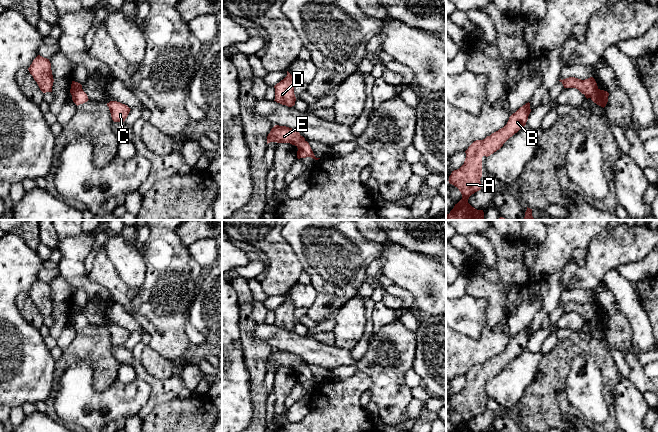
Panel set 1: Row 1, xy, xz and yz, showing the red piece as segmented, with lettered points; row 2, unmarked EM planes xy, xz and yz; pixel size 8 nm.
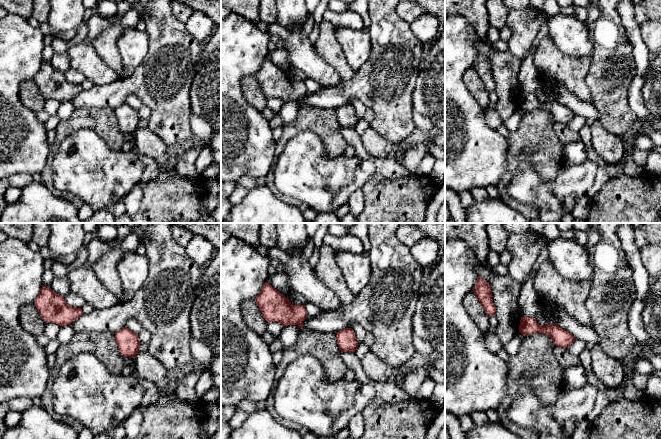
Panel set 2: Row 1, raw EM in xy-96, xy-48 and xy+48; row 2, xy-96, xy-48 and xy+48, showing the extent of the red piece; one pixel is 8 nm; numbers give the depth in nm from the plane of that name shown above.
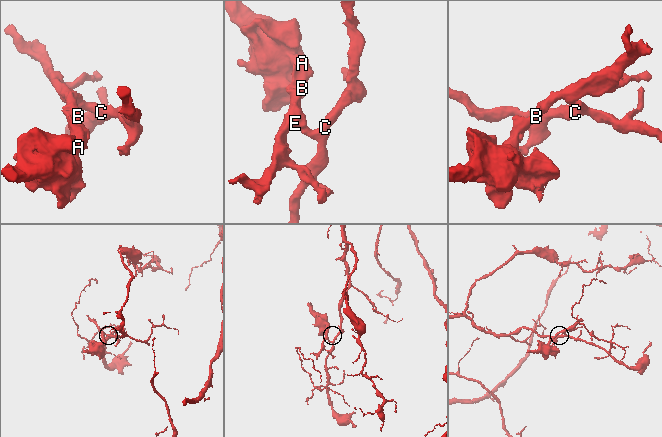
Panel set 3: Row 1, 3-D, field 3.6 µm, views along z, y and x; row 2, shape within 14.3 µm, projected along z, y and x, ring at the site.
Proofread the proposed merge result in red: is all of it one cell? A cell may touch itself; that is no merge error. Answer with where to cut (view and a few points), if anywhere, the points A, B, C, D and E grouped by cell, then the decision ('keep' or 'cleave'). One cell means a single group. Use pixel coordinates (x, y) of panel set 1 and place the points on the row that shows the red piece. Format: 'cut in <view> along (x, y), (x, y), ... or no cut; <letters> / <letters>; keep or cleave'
cut in xy along (81, 87), (72, 95); A B D E / C; cleave

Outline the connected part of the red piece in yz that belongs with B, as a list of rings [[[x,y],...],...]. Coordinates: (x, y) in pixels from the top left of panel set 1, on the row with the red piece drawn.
[[[526,103],[513,113],[507,124],[483,140],[474,141],[465,151],[464,164],[452,171],[449,183],[459,189],[462,199],[446,215],[446,220],[484,220],[483,210],[477,210],[468,203],[469,197],[481,189],[482,157],[490,156],[526,125],[531,112],[530,103]]]

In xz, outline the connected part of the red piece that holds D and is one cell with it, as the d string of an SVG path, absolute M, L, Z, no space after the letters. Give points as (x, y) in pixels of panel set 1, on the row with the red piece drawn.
M287 71L287 76L277 83L275 88L275 100L277 103L292 107L295 105L296 97L294 94L295 81L293 76Z

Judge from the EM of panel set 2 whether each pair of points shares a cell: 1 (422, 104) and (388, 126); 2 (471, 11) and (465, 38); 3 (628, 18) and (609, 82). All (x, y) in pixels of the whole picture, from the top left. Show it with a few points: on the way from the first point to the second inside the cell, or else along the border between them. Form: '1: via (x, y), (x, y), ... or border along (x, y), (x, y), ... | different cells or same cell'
1: border along (415, 86), (412, 92), (412, 109) | different cells
2: border along (455, 14), (460, 15), (473, 28), (482, 41) | different cells
3: border along (617, 10), (620, 22), (627, 31), (633, 49) | different cells

